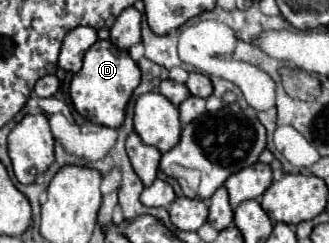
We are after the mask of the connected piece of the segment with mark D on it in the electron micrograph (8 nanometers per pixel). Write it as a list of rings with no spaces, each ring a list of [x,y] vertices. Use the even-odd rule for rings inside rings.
[[[96,41],[84,55],[82,69],[72,77],[70,99],[74,109],[92,123],[118,129],[124,121],[126,105],[132,91],[140,83],[140,69],[130,59],[128,51],[120,51],[110,41]]]

